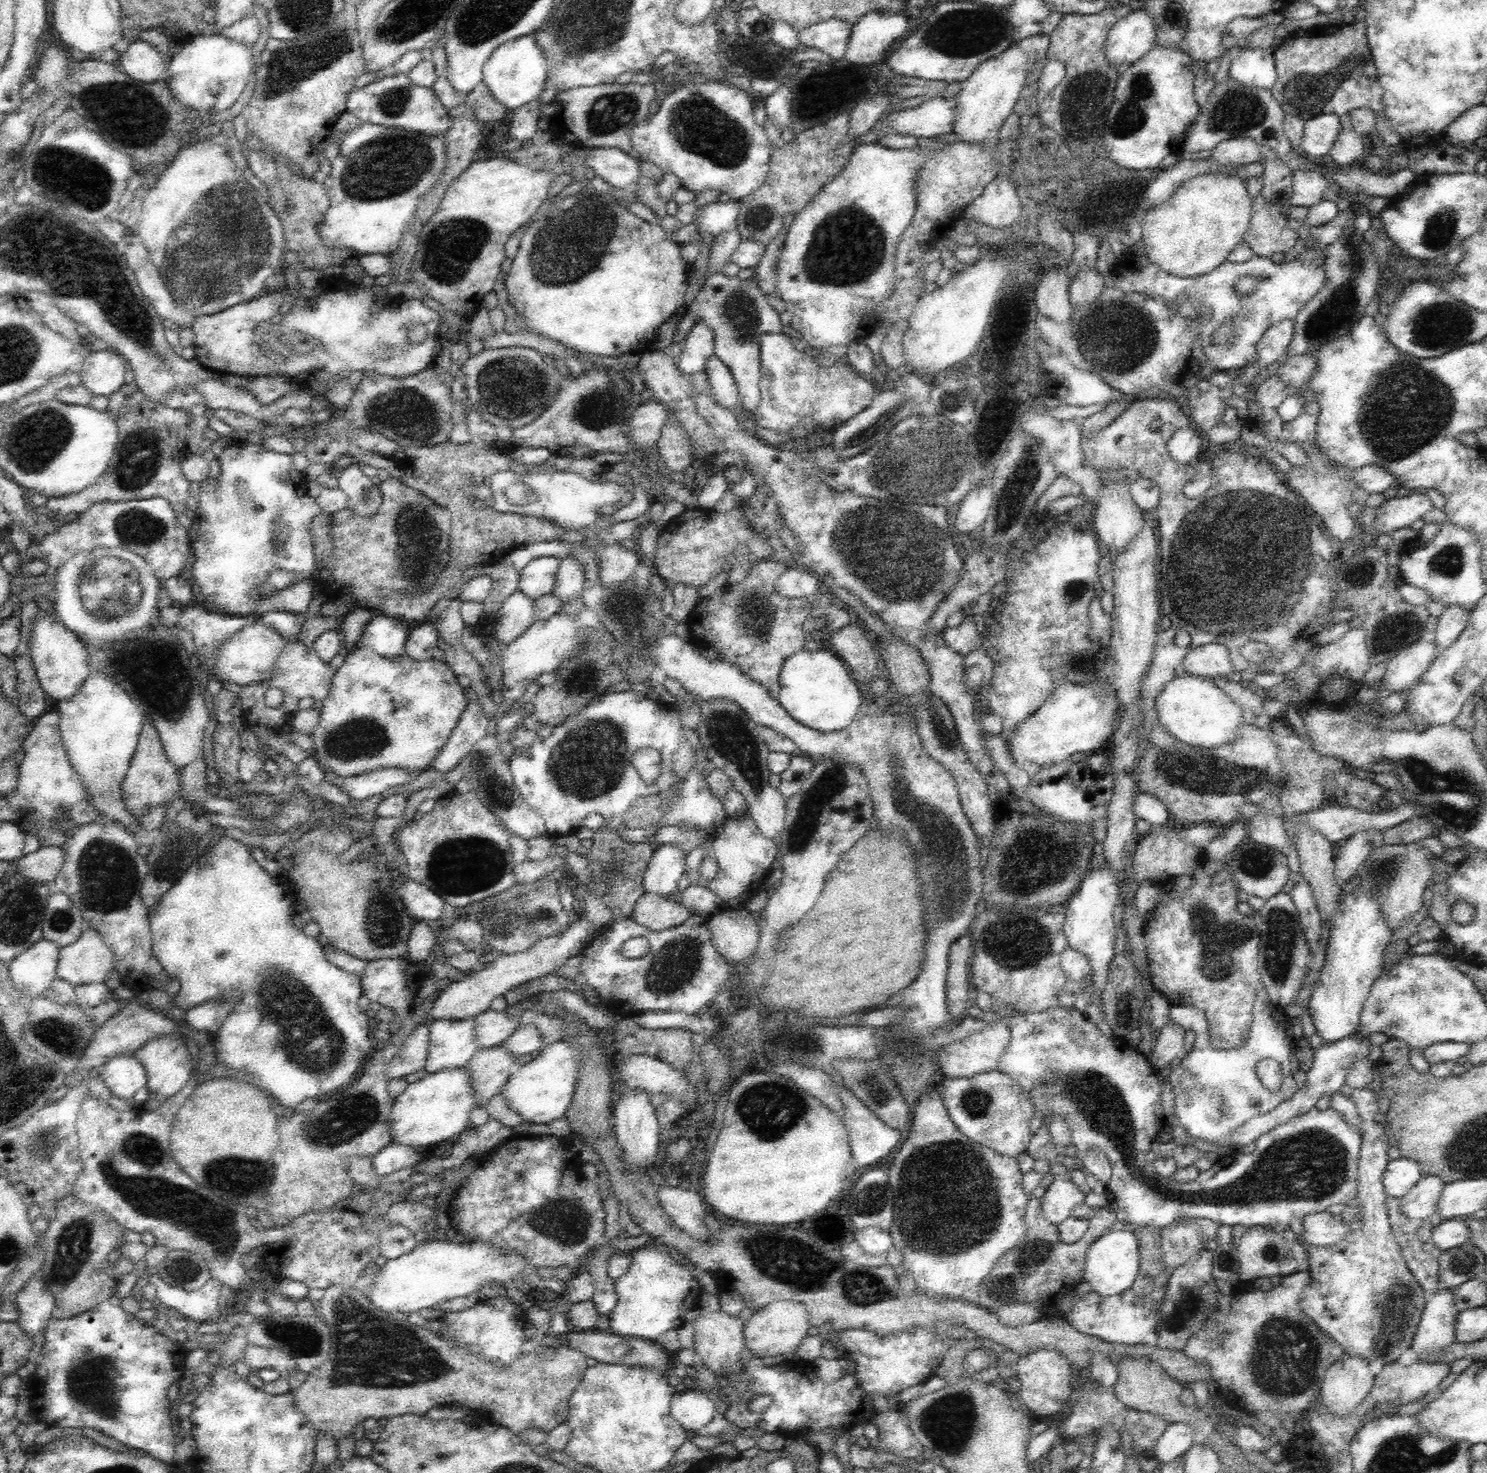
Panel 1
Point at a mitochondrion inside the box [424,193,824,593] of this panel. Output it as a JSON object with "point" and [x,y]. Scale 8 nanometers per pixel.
{"point":[557,261]}

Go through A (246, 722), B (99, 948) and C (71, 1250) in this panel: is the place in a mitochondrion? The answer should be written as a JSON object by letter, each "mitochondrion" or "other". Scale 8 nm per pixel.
{"A":"other","B":"other","C":"mitochondrion"}

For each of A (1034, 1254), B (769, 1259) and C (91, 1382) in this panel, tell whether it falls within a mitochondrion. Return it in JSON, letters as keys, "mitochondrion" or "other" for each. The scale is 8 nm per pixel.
{"A":"mitochondrion","B":"mitochondrion","C":"mitochondrion"}

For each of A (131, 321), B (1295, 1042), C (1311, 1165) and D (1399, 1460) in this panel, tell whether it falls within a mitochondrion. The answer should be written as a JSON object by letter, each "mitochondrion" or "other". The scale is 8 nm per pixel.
{"A":"other","B":"other","C":"mitochondrion","D":"mitochondrion"}

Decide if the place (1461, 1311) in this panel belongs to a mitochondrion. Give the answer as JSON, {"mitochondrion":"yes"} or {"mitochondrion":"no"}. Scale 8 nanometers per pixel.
{"mitochondrion":"no"}

